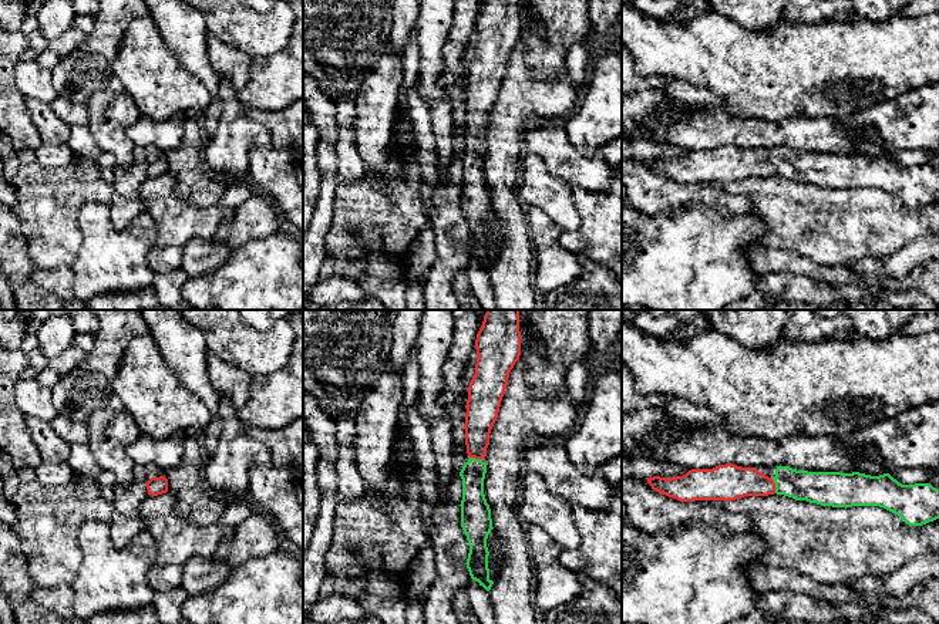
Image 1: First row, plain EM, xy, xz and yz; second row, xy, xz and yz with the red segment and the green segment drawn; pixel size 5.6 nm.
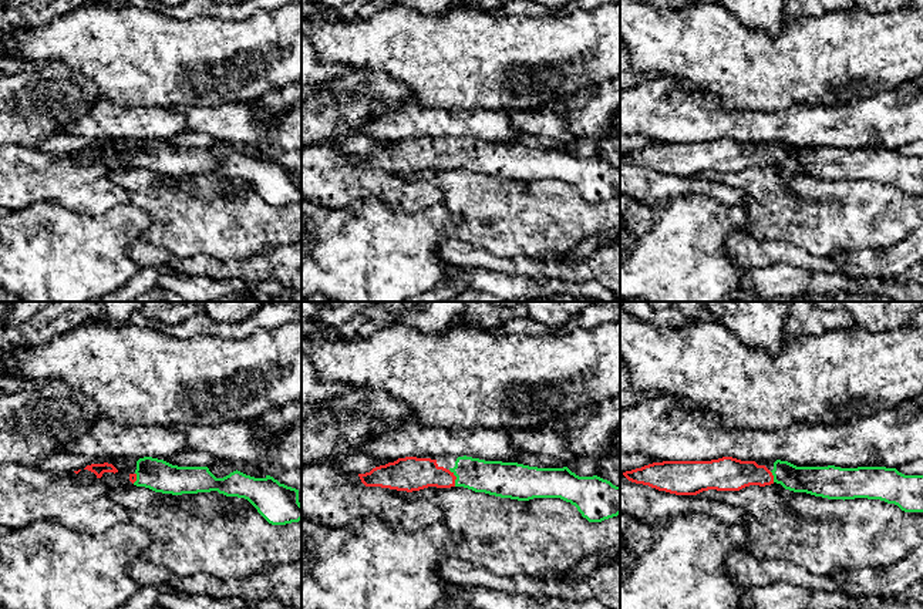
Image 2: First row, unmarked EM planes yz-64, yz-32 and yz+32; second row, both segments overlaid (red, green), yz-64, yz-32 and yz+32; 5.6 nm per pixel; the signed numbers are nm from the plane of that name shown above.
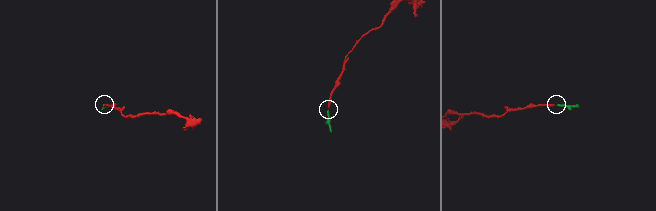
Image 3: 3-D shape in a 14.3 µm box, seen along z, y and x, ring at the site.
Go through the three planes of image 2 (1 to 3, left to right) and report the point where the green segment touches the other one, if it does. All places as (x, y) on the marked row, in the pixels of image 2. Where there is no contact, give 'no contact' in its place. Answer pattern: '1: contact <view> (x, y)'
1: contact yz-64 (135, 478)
2: contact yz-32 (455, 478)
3: contact yz+32 (772, 477)

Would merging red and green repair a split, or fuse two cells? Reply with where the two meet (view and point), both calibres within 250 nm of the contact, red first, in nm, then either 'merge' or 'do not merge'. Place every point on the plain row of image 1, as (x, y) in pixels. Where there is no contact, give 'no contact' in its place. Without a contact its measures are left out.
yz (774, 167) | 200/180 nm | merge

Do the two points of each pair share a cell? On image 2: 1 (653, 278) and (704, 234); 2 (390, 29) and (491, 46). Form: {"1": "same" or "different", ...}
{"1": "same", "2": "same"}

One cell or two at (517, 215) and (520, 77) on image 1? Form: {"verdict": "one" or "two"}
{"verdict": "one"}

